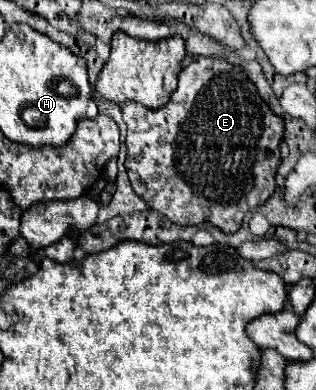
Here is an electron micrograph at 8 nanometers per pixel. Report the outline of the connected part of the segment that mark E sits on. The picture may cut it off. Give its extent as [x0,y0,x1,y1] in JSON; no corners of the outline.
[122,57,284,233]

